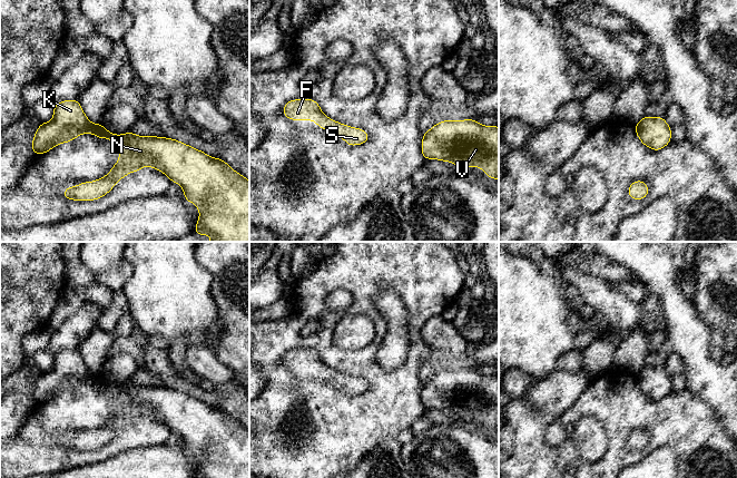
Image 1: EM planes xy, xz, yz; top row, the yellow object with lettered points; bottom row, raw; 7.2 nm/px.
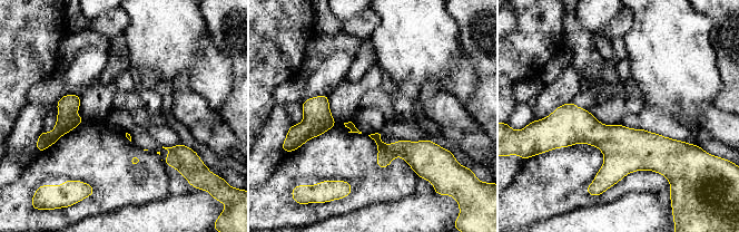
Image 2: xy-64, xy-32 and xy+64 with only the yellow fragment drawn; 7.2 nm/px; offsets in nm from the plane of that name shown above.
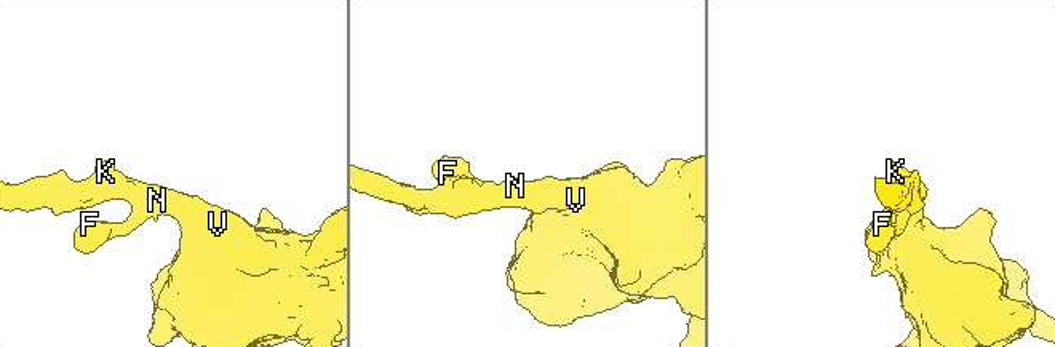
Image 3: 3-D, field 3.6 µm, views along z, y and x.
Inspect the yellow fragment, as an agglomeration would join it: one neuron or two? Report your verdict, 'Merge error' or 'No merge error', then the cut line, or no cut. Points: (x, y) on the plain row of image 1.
No merge error. No split

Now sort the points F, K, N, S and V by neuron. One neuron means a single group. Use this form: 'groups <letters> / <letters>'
groups F K N S V

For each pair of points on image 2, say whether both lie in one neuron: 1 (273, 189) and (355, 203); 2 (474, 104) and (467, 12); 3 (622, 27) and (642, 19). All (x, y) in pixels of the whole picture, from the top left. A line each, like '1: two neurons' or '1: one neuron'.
1: one neuron
2: one neuron
3: two neurons

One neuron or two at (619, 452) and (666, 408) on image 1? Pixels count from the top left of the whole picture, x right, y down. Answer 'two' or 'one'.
one

